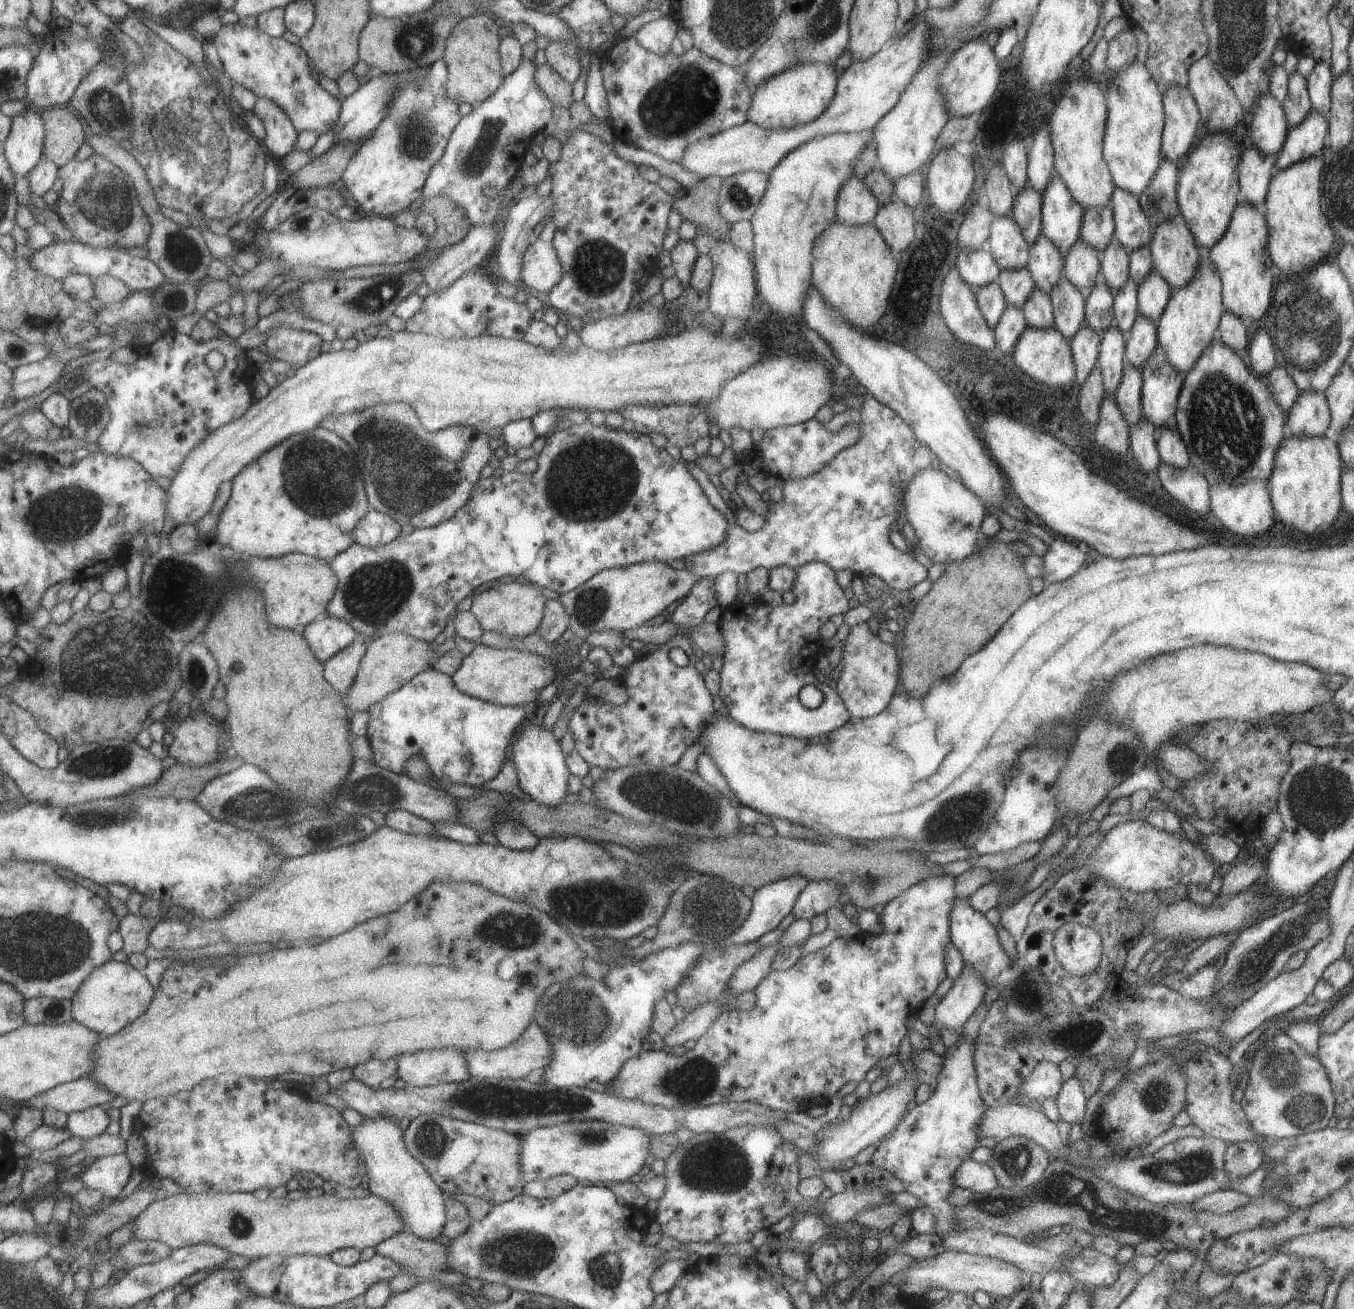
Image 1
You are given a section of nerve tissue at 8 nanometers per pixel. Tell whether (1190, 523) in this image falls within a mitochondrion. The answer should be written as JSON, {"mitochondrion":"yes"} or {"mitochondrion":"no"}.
{"mitochondrion":"no"}

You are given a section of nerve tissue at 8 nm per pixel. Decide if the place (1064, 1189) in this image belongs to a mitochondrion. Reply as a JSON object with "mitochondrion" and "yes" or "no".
{"mitochondrion":"yes"}

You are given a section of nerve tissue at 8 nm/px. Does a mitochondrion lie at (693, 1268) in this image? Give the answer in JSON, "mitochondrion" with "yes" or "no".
{"mitochondrion":"no"}

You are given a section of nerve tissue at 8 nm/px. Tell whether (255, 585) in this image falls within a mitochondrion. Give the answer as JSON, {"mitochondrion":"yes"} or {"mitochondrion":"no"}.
{"mitochondrion":"no"}

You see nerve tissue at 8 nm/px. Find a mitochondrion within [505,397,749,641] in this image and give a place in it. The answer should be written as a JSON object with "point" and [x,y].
{"point":[591,479]}

